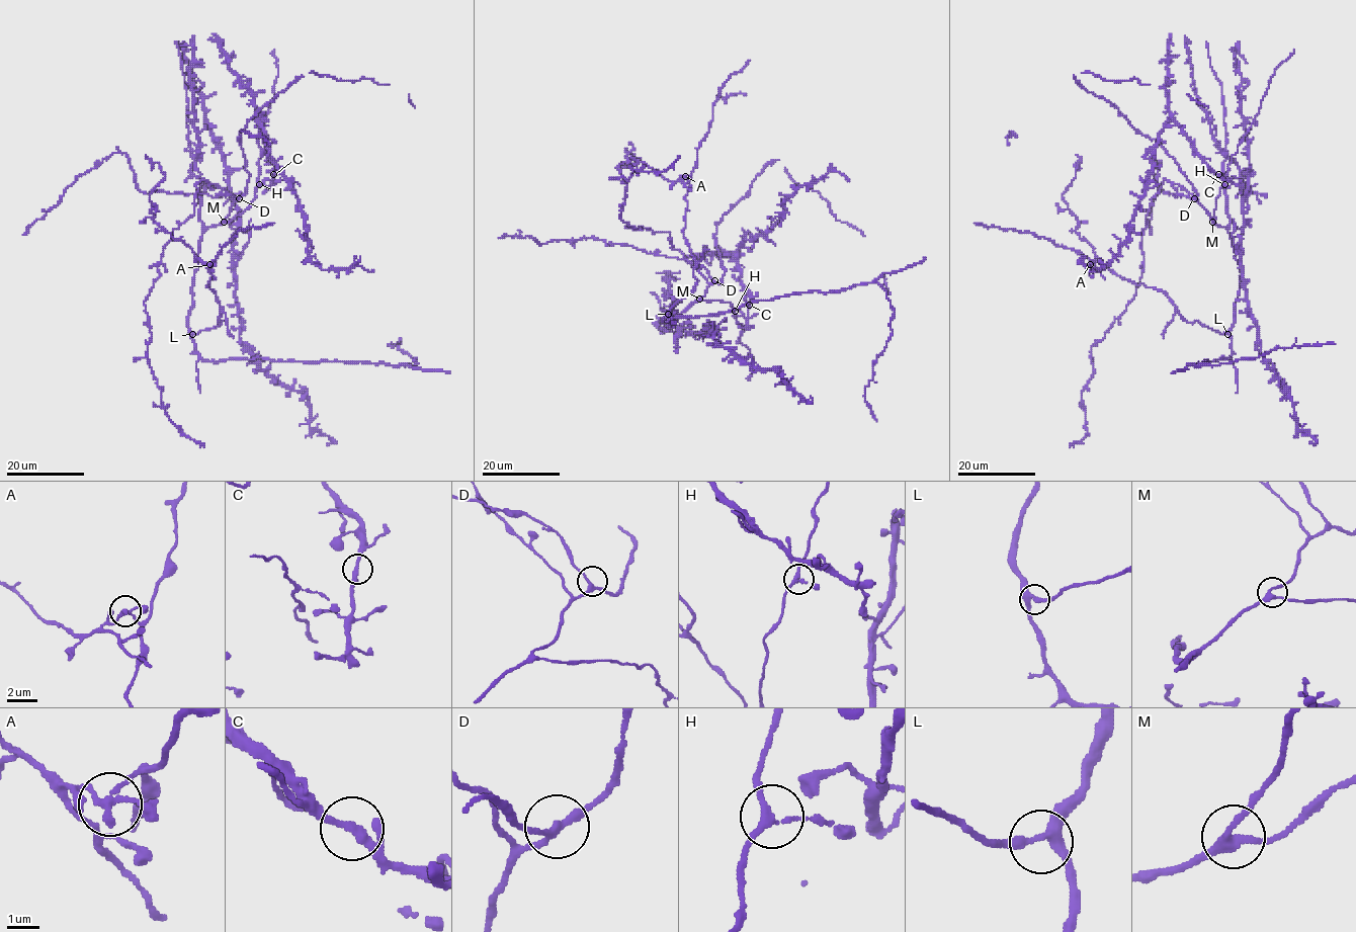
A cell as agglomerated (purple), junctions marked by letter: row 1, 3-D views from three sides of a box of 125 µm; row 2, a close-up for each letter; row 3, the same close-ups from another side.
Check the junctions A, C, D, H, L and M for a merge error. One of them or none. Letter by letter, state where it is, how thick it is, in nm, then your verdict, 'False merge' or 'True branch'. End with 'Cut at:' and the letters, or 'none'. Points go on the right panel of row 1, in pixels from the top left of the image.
A: Place: (1090, 264). Thickness 200 nm. False merge
C: Place: (1218, 174). Thickness 220 nm. True branch
D: Place: (1194, 198). Thickness 190 nm. True branch
H: Place: (1224, 184). Thickness 190 nm. True branch
L: Place: (1227, 334). Thickness 280 nm. True branch
M: Place: (1212, 222). Thickness 240 nm. True branch
Cut at: A

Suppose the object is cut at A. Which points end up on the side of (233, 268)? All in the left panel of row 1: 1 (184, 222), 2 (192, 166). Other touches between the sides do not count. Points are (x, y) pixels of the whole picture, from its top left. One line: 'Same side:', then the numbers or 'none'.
Same side: 1, 2

